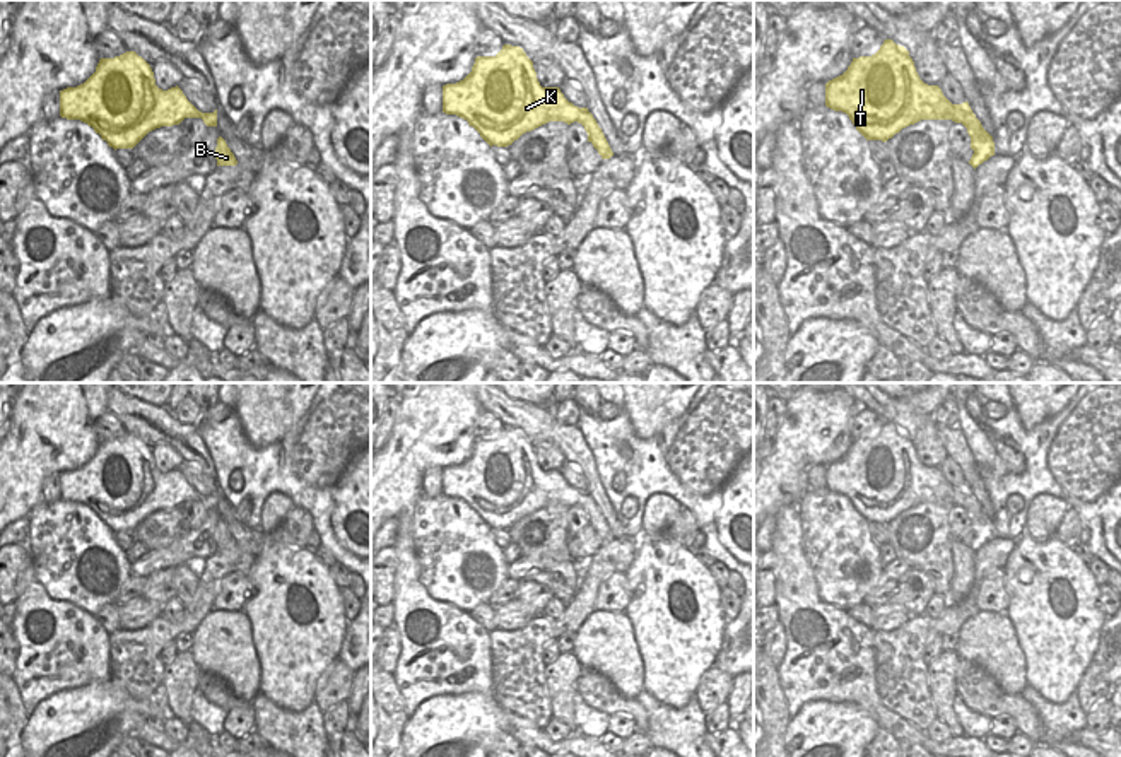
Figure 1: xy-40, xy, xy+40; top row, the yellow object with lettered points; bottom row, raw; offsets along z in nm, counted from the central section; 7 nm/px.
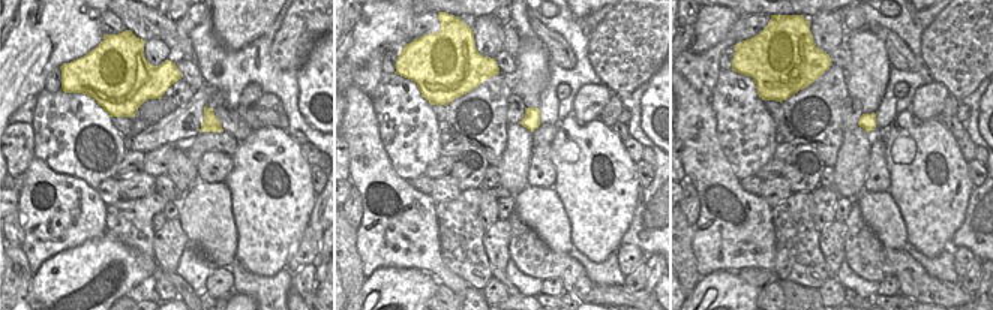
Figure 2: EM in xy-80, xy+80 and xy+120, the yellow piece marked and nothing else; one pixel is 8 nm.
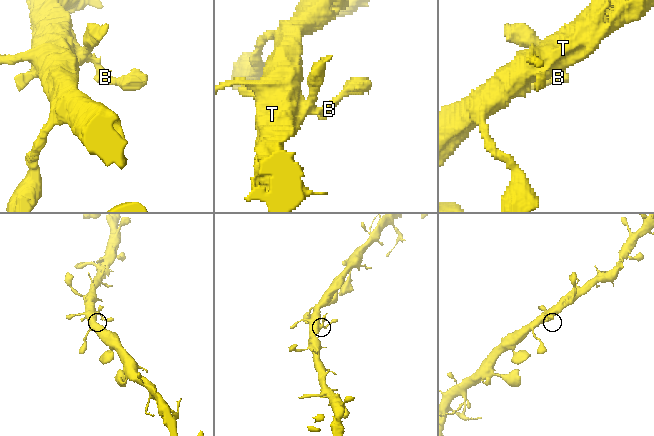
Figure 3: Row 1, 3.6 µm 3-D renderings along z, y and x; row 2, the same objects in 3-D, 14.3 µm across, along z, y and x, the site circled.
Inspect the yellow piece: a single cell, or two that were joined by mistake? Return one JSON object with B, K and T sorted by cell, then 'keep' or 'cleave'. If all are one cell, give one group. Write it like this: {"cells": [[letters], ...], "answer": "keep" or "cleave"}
{"cells": [["B", "K", "T"]], "answer": "keep"}

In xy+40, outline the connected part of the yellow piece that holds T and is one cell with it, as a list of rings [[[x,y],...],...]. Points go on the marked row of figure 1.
[[[892,39],[872,56],[853,58],[842,75],[829,80],[825,106],[846,113],[866,140],[882,142],[921,120],[952,120],[967,128],[974,169],[995,156],[993,137],[969,103],[952,104],[938,85],[924,84],[909,51]]]

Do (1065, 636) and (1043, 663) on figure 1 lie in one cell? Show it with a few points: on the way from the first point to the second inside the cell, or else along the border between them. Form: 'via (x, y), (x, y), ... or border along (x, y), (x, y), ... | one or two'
via (1058, 643), (1058, 648), (1050, 657) | one

